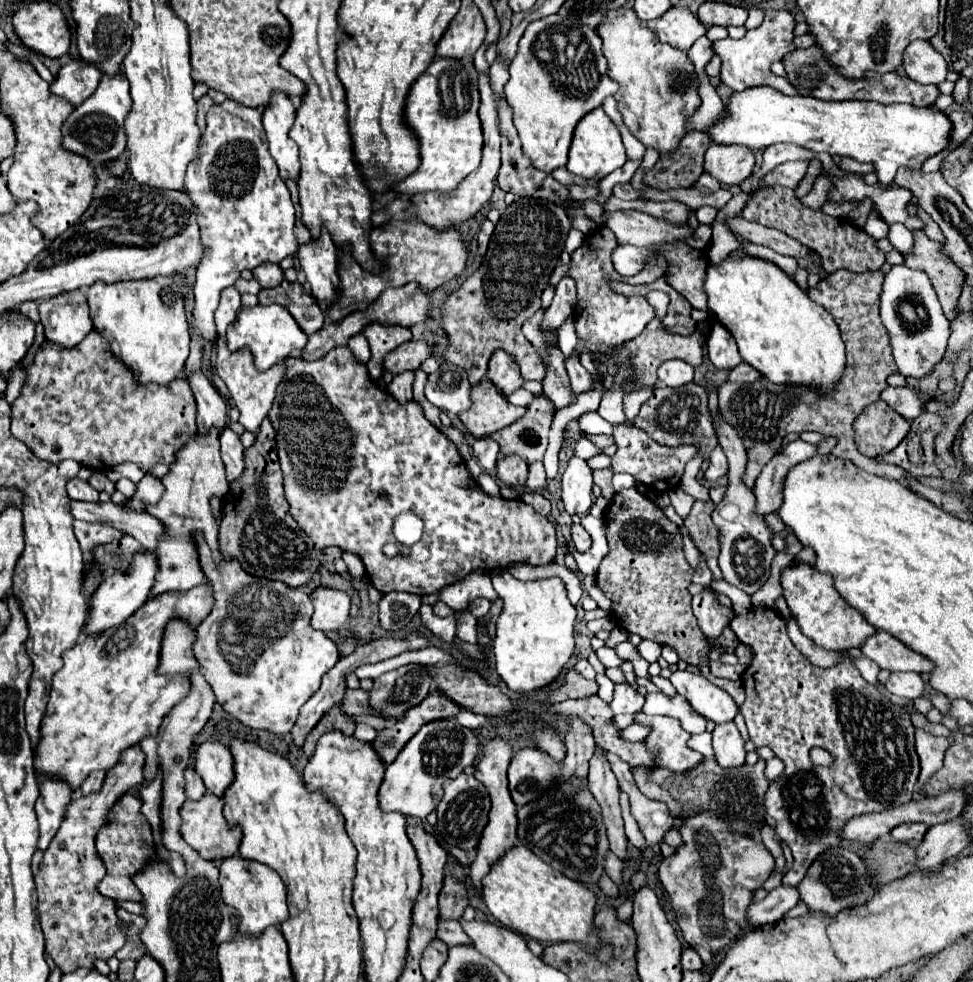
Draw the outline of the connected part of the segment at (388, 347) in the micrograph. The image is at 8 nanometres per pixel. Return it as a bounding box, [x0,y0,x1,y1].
[364,324,412,380]

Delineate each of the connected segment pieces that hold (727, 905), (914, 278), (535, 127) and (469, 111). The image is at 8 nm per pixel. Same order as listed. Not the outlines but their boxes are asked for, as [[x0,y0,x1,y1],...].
[[658,812,774,962],[880,266,950,378],[504,14,618,172],[394,56,482,196]]

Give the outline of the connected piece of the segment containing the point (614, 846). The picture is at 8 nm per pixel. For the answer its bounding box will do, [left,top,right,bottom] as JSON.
[588,746,628,862]

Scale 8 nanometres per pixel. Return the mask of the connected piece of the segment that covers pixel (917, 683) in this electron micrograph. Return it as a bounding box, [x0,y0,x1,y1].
[886,672,924,700]

